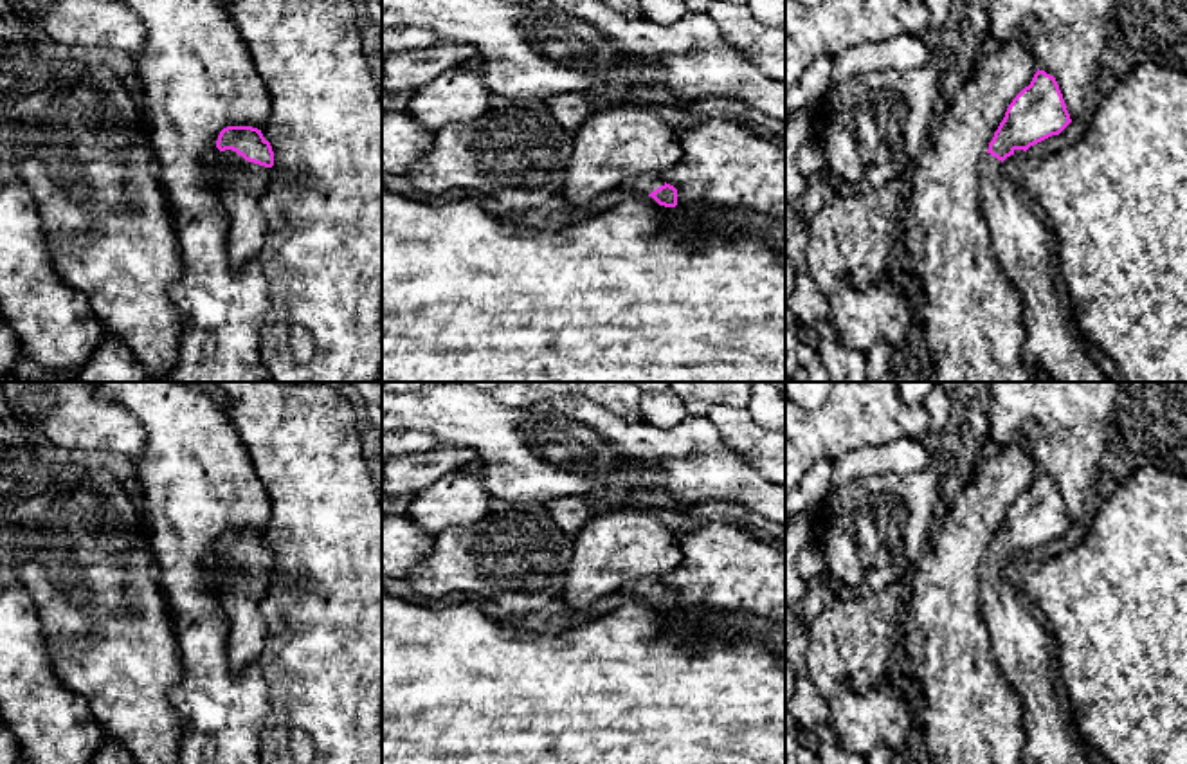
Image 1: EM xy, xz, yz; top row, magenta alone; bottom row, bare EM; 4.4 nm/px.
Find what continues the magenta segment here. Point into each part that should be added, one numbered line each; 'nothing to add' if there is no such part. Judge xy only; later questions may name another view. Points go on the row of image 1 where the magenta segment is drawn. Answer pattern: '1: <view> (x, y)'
1: xy (242, 182)

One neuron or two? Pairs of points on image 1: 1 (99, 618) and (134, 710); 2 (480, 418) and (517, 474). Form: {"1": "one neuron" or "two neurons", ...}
{"1": "one neuron", "2": "one neuron"}

